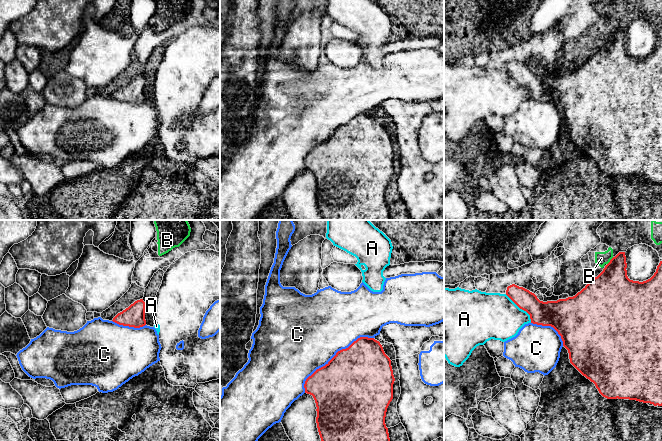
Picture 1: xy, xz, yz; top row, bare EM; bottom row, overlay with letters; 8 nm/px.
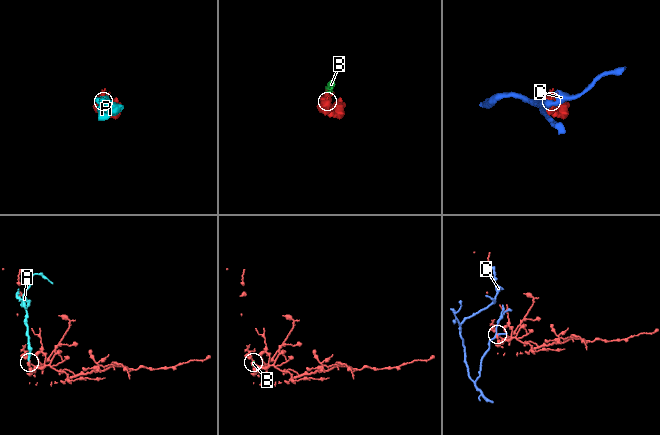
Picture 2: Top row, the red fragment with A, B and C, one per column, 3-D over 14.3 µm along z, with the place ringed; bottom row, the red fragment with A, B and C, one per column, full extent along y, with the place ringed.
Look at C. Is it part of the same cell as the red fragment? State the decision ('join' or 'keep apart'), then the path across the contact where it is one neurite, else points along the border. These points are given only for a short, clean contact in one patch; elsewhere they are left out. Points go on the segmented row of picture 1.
keep apart

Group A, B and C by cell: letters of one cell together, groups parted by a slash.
A / B / C

